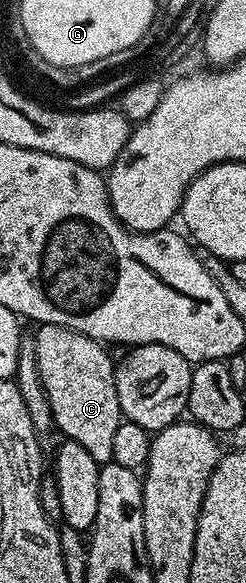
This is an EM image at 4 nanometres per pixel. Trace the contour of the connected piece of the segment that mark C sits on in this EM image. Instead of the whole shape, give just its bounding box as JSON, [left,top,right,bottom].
[33,323,121,464]

